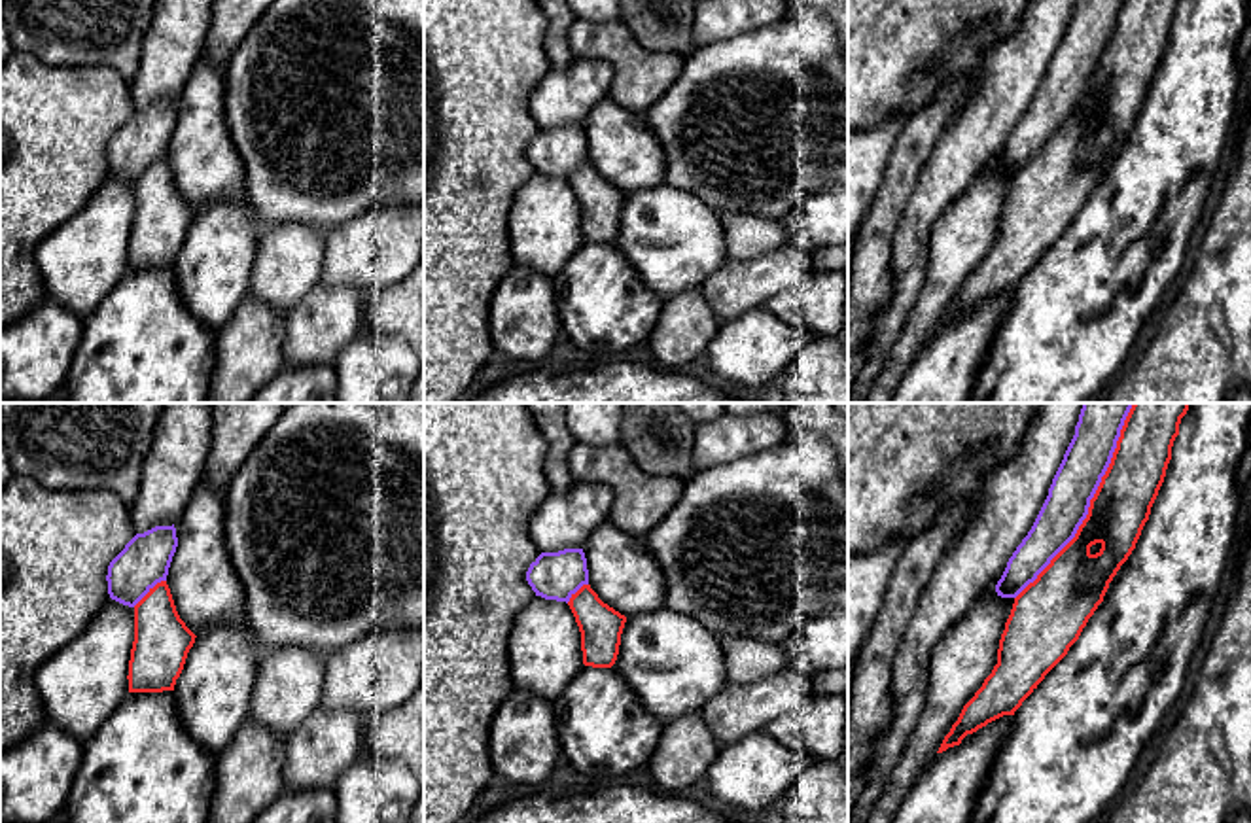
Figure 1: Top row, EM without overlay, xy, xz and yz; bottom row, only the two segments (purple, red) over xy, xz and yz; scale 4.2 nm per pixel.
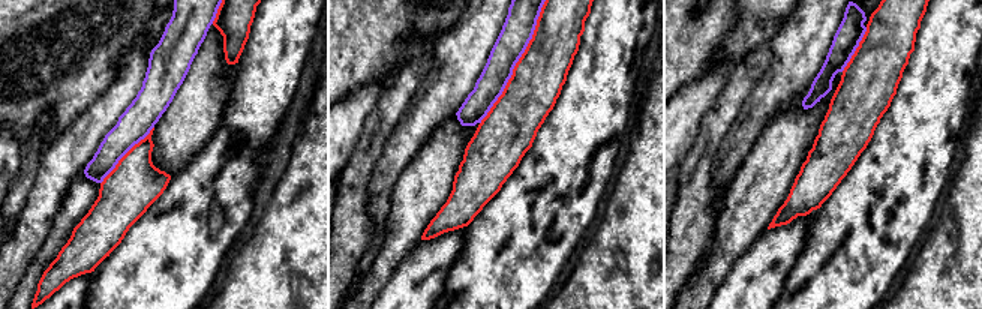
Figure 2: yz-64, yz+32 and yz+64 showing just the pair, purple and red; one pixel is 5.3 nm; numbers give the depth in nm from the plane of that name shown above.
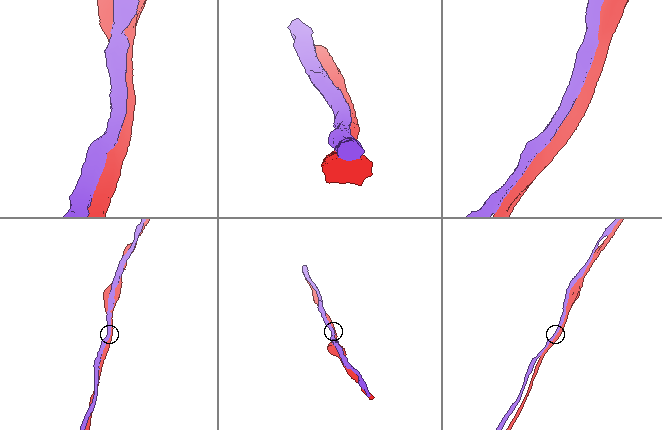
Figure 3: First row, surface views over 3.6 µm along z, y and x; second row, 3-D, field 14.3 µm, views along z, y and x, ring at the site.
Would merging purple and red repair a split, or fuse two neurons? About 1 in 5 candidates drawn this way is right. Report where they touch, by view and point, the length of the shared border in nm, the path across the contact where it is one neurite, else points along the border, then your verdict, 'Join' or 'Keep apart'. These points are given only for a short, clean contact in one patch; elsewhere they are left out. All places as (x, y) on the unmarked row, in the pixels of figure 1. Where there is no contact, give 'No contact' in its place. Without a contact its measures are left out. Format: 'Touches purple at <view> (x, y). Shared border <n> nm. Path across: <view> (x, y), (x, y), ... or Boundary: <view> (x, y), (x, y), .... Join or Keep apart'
Touches purple at yz (1087, 87). Shared border 900 nm. Keep apart

